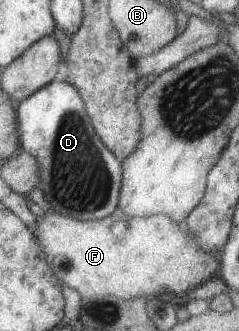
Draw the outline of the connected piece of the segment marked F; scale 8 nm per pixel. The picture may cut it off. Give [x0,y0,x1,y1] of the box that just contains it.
[35,210,221,300]

